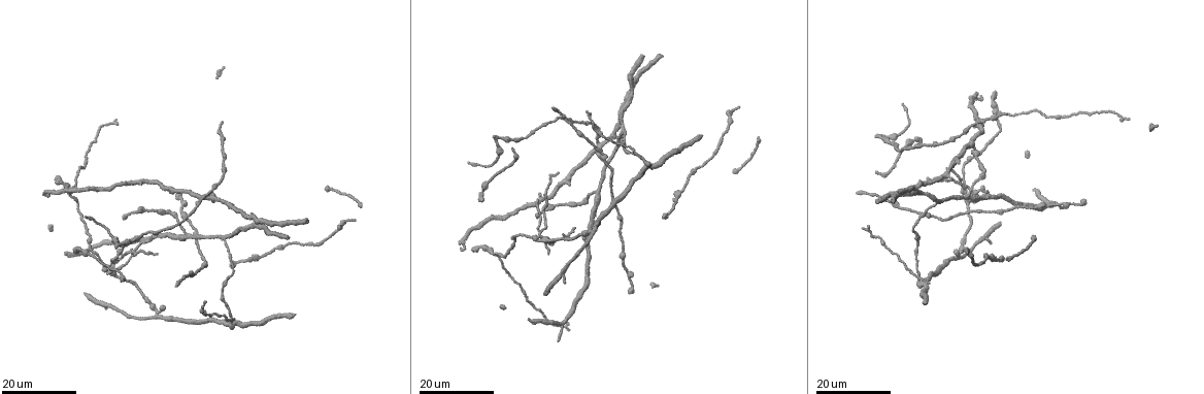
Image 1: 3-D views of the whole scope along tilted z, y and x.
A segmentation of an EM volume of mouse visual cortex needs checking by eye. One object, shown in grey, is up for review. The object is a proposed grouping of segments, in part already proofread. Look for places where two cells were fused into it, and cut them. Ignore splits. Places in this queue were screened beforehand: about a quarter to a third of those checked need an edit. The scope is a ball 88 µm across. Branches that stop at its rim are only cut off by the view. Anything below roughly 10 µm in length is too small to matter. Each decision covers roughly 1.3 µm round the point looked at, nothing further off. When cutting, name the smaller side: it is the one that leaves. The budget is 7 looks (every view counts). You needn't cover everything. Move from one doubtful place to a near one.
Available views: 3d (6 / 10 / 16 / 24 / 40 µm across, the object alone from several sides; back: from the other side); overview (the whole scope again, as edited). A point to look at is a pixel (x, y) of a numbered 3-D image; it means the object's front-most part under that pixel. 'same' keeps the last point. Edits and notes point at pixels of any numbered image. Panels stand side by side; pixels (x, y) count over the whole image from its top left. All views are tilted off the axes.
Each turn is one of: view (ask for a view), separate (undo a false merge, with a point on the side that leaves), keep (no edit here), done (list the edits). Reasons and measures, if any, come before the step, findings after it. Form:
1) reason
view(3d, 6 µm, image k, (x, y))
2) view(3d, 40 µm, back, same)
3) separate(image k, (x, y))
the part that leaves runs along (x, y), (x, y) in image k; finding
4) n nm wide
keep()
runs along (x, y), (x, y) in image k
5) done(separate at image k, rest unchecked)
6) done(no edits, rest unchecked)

looks like a crossing
view(3d, 16 µm, image 1, (597, 231))

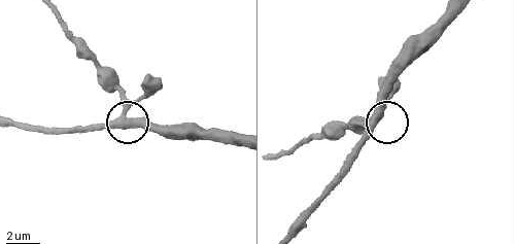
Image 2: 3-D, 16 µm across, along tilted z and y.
view(3d, 10 µm, image 2, (121, 115))

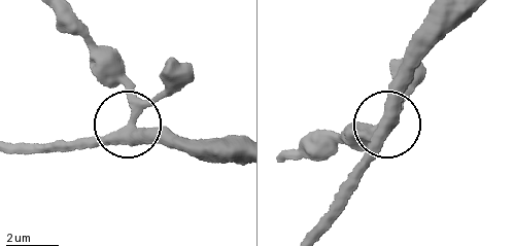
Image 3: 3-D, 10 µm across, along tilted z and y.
side arm 25 µm
keep()
all the same cell

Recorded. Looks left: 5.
four arms meet
view(3d, 16 µm, image 1, (112, 265))

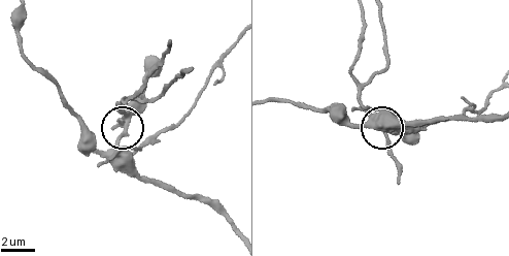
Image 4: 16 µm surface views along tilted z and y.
closer look
view(3d, 6 µm, image 4, (125, 117))

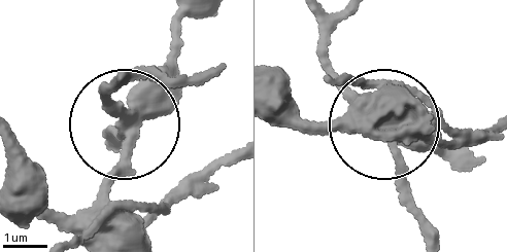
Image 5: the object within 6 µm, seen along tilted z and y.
4 arms
separate(image 5, (106, 130))
the part that leaves runs along (124, 117), (109, 97), (167, 75) in image 5; two cells meet here

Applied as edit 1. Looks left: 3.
small branch off a trunk
view(3d, 24 µm, image 1, (642, 161))

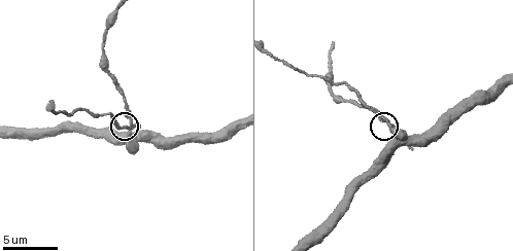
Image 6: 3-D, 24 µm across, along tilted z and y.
closer look
view(3d, 10 µm, image 6, (387, 120))

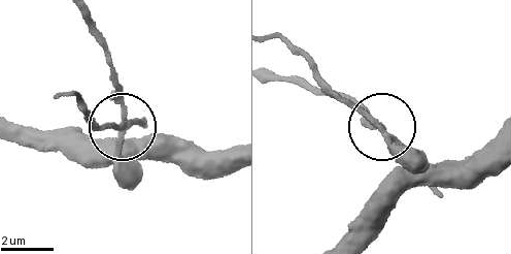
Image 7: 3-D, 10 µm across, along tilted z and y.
4 arms
separate(image 7, (109, 123))
two cells meet here

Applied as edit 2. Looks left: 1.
done(separate at image 5, separate at image 7, rest unchecked)

